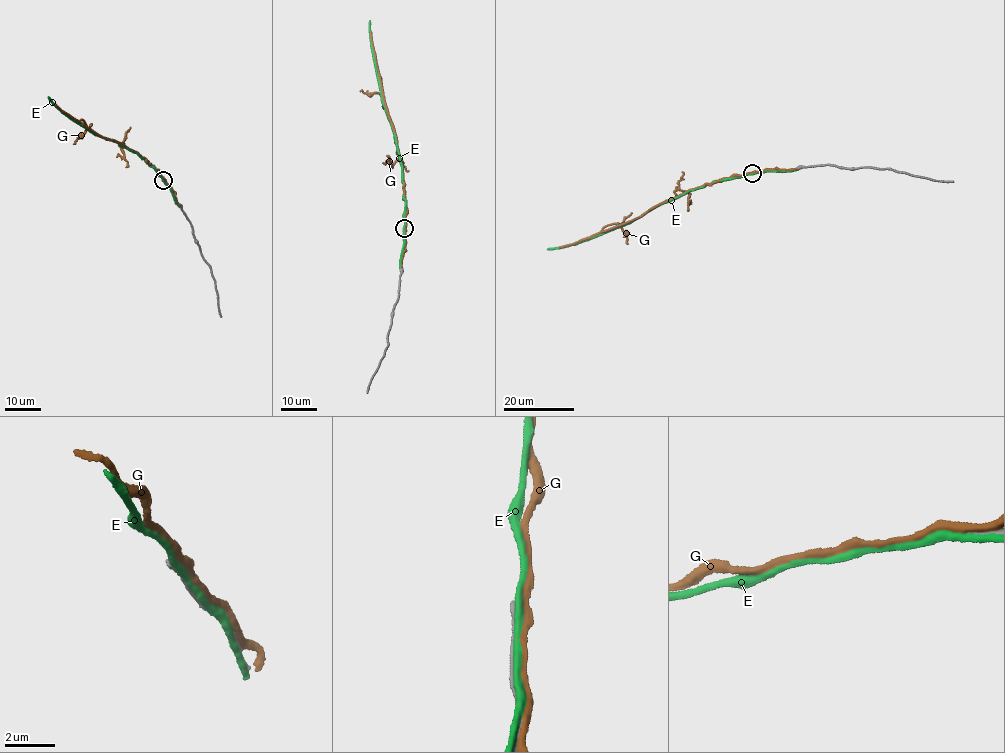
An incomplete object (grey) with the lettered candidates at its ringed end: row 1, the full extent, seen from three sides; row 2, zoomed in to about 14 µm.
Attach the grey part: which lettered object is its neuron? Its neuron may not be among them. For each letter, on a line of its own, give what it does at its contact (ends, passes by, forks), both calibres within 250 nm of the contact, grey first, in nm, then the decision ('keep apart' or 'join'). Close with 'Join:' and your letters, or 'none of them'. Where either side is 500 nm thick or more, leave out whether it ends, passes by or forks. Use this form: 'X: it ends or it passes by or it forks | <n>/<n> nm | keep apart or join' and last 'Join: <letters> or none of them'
E: it passes by | 200/260 nm | keep apart
G: it passes by | 320/280 nm | keep apart
Join: none of them

